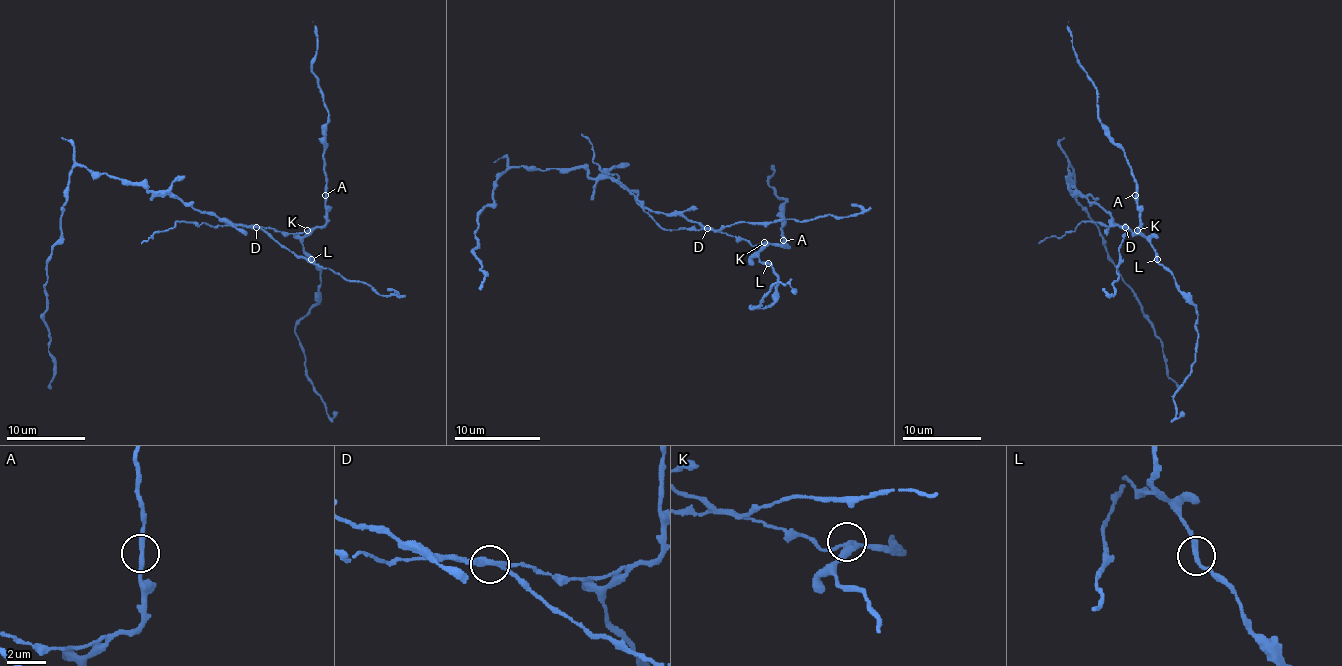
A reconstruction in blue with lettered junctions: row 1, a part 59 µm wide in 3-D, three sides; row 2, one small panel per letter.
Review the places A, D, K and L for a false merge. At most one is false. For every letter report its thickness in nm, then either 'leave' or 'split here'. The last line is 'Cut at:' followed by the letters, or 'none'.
A: 280 nm | leave
D: 220 nm | split here
K: 260 nm | leave
L: 280 nm | leave
Cut at: D

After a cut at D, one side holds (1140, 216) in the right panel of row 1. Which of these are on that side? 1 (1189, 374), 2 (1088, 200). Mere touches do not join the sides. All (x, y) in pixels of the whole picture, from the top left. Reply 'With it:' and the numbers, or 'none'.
With it: 1

